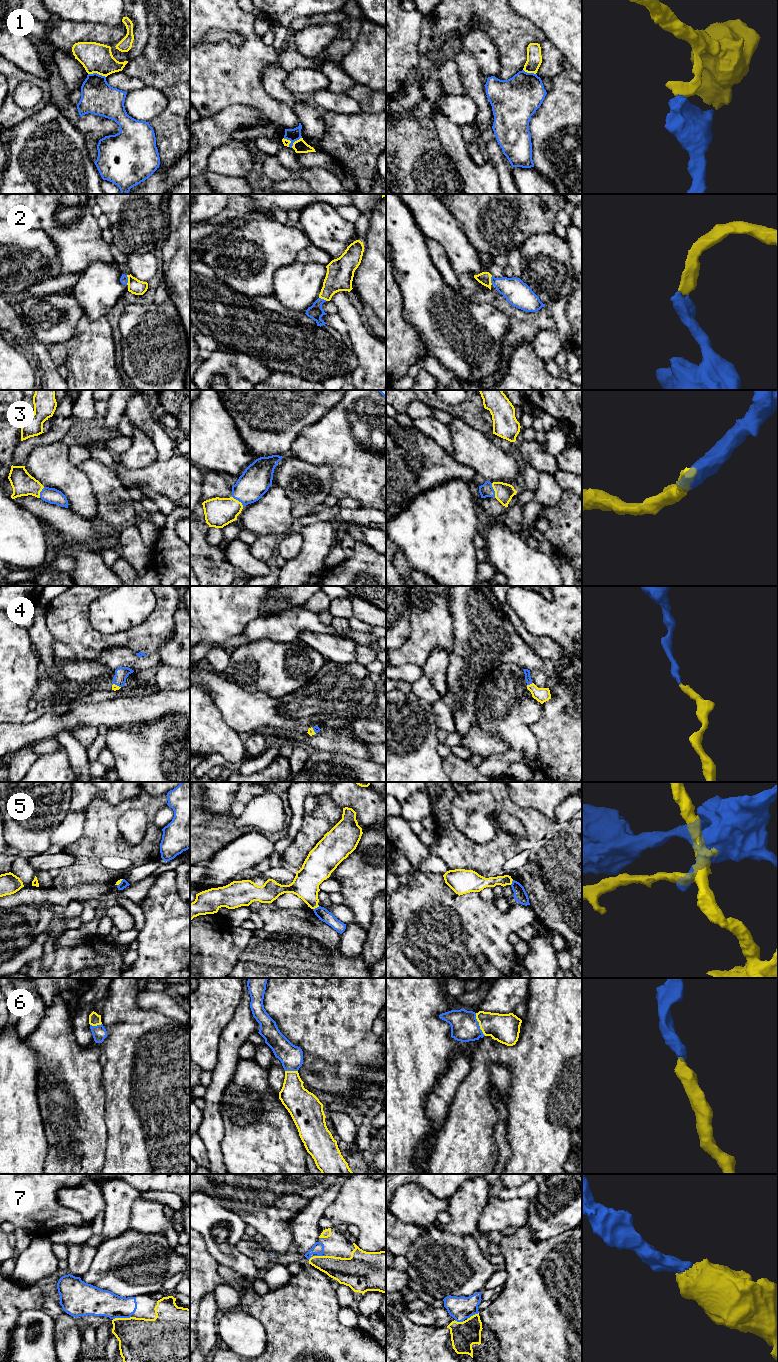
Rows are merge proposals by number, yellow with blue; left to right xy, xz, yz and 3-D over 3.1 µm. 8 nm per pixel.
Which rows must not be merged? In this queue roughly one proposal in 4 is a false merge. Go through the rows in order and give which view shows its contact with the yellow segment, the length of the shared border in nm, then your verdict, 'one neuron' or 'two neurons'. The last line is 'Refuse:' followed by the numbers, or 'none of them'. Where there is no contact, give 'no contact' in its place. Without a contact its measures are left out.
1: meets yellow in xy; contact 150 nm long; two neurons
2: meets yellow in xy; contact 80 nm long; one neuron
3: meets yellow in yz; contact 120 nm long; one neuron
4: meets yellow in yz; contact 50 nm long; one neuron
5: meets yellow in xz; contact 60 nm long; two neurons
6: meets yellow in yz; contact 200 nm long; one neuron
7: meets yellow in xy; contact 150 nm long; one neuron
Refuse: 1, 5

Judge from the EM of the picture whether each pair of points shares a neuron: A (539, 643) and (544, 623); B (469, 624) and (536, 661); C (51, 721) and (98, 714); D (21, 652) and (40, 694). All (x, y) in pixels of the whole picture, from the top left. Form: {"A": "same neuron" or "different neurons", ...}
{"A": "different neurons", "B": "same neuron", "C": "same neuron", "D": "different neurons"}

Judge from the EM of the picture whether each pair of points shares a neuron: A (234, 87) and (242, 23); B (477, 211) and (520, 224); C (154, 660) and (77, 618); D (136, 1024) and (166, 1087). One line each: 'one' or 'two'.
A: one
B: one
C: two
D: one

